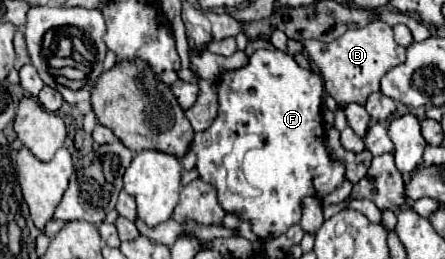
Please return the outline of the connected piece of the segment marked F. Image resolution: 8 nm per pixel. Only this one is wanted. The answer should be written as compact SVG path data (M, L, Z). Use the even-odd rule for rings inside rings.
M288 41L288 47L290 47L290 53L284 53L278 49L258 49L248 59L246 67L236 69L236 71L226 71L222 75L222 79L218 83L218 101L220 101L218 117L206 131L200 131L194 135L194 145L192 145L192 151L198 157L196 169L200 173L200 179L216 187L220 207L226 213L234 213L238 219L248 221L252 225L252 231L260 239L278 237L278 235L286 233L288 227L298 225L300 217L302 217L302 199L318 197L318 201L324 203L324 197L342 185L344 173L346 173L344 163L340 159L332 159L324 145L324 125L322 125L324 85L322 85L322 79L318 73L306 71L294 61L292 53L302 51L300 43ZM240 133L258 133L258 137L266 145L276 145L276 159L286 161L284 179L278 179L278 183L270 185L268 191L264 189L264 193L260 193L258 197L242 197L242 195L228 191L228 187L226 187L226 169L222 165L222 159L224 159L224 155L228 155L232 151L232 143L234 143L236 135L240 135Z

